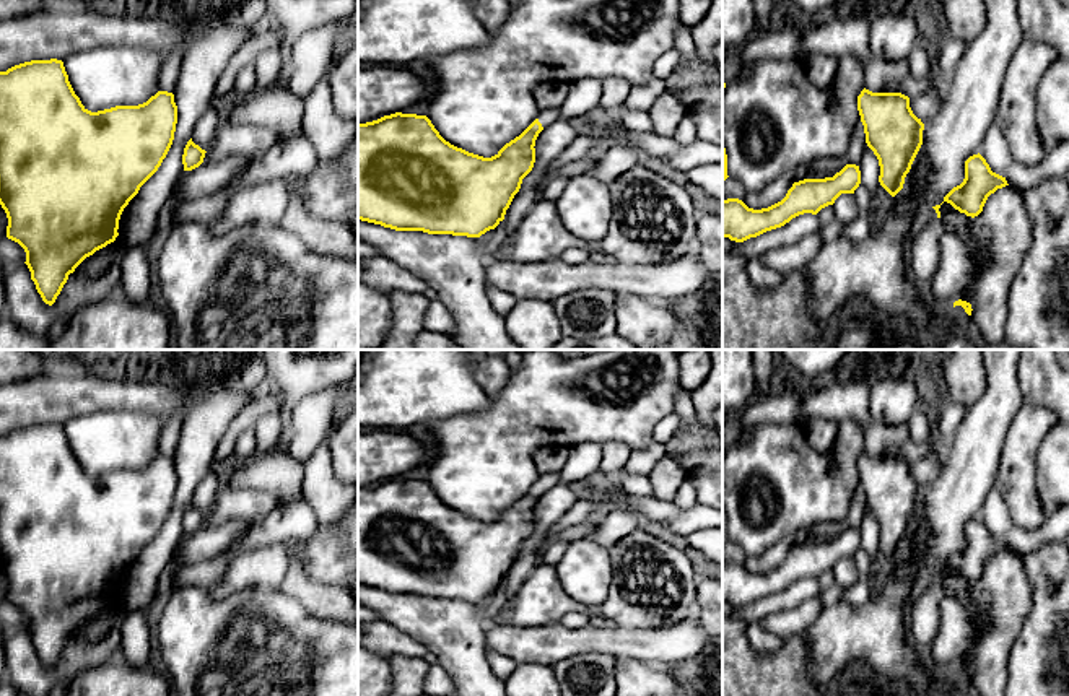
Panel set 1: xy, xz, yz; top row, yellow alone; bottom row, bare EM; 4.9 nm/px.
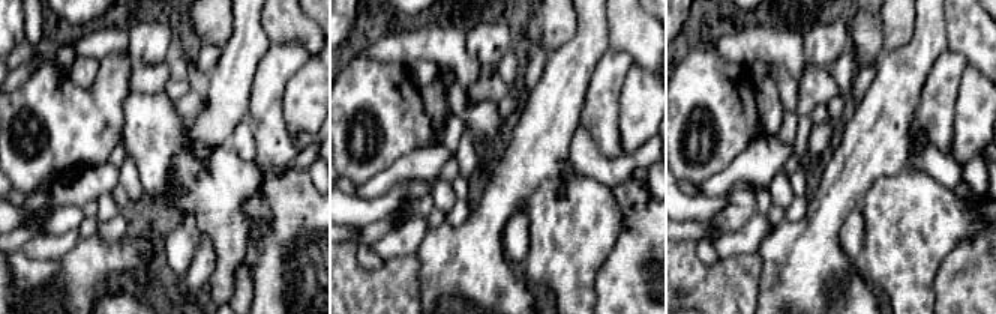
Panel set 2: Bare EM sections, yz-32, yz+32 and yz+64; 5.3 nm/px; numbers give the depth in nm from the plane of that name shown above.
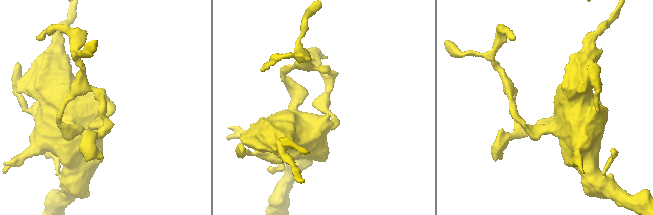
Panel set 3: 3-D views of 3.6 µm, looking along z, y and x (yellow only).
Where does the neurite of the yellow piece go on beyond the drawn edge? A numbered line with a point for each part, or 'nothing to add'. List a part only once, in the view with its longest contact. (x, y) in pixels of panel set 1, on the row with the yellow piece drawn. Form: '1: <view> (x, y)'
1: xz (547, 116)

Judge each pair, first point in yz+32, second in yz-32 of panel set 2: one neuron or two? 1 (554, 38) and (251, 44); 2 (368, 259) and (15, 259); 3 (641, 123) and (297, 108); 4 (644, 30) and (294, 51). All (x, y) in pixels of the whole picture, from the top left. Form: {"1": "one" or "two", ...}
{"1": "two", "2": "one", "3": "one", "4": "two"}

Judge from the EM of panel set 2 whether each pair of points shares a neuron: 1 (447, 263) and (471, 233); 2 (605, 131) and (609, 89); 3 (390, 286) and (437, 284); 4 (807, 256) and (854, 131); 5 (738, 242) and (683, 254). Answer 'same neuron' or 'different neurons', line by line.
1: same neuron
2: same neuron
3: different neurons
4: same neuron
5: different neurons

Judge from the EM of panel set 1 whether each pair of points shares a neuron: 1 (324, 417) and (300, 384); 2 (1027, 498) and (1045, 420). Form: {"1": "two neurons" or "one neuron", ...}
{"1": "two neurons", "2": "one neuron"}

